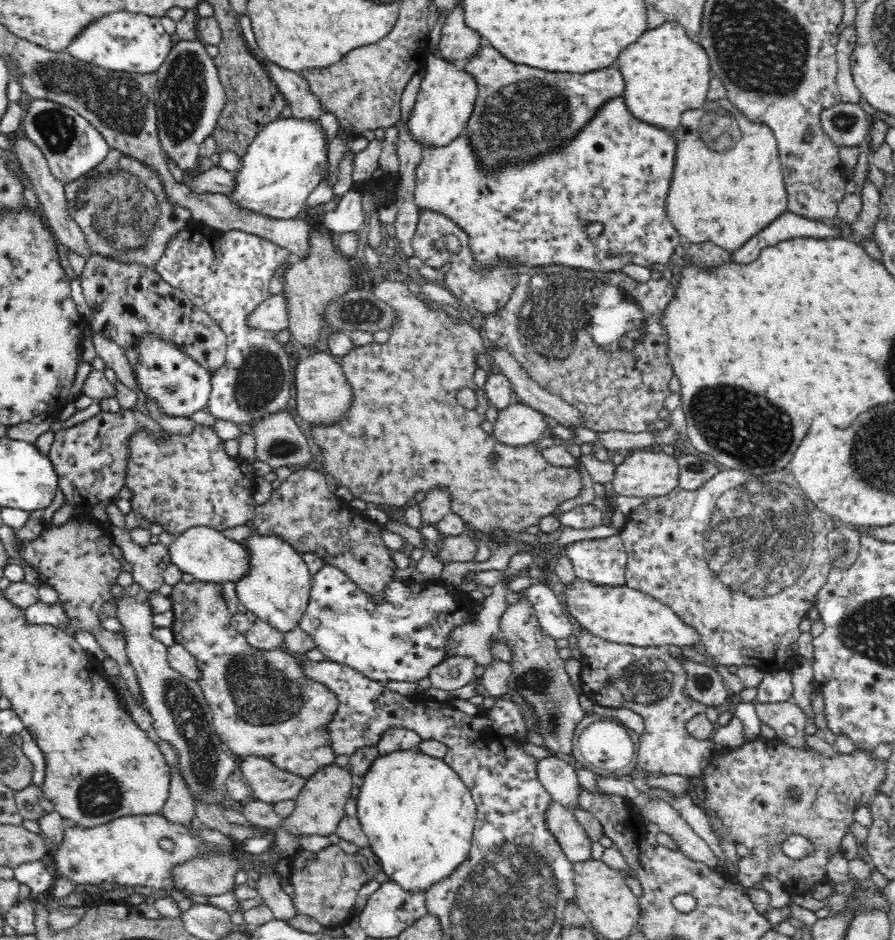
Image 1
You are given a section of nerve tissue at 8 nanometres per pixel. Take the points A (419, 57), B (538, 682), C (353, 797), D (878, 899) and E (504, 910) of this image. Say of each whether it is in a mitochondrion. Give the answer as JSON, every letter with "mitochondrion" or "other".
{"A":"other","B":"mitochondrion","C":"other","D":"other","E":"mitochondrion"}

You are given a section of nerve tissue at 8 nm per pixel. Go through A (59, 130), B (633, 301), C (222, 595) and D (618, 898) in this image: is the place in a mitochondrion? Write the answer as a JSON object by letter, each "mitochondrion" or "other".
{"A":"mitochondrion","B":"other","C":"other","D":"other"}

